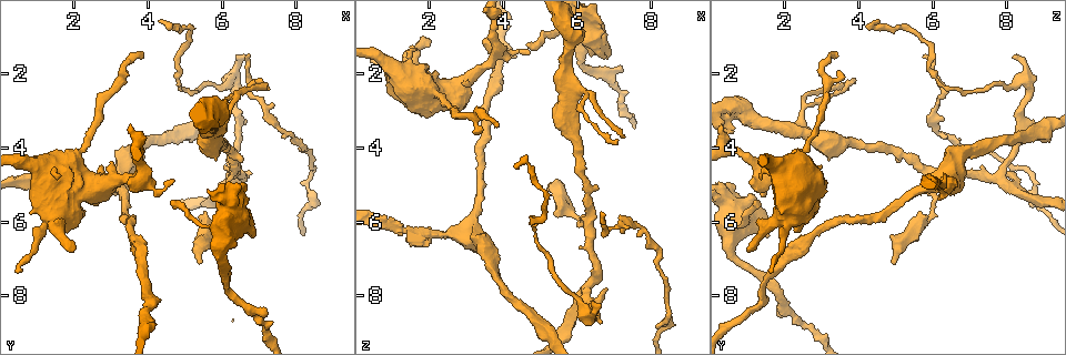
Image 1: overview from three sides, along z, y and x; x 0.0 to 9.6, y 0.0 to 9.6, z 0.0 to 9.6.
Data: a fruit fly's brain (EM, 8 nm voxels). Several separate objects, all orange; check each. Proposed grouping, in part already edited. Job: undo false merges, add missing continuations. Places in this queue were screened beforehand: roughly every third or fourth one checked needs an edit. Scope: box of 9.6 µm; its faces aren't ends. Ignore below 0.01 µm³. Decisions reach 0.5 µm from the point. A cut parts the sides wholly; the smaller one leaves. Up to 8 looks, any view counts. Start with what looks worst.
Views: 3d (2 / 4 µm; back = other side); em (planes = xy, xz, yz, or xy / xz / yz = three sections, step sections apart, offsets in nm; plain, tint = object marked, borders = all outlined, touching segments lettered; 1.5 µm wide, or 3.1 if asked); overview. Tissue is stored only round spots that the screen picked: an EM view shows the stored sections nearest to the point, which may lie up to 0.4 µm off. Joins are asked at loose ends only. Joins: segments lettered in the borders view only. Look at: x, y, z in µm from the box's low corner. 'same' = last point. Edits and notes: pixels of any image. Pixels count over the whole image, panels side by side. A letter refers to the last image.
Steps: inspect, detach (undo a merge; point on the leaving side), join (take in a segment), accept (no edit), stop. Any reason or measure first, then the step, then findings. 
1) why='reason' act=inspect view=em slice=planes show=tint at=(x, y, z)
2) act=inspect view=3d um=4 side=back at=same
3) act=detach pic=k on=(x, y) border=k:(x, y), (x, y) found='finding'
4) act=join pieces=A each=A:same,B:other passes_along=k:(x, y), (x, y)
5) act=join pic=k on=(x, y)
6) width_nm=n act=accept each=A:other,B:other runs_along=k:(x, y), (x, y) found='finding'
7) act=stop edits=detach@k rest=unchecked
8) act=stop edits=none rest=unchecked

why='an open end' act=inspect view=3d um=2 at=(6.60, 1.55, 8.20)

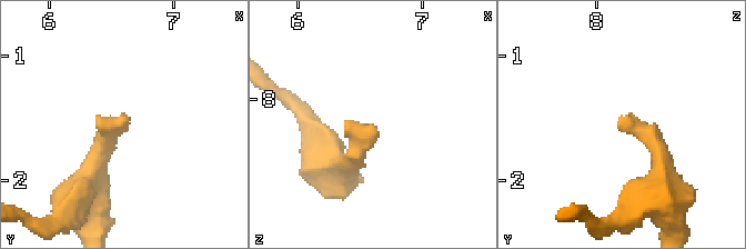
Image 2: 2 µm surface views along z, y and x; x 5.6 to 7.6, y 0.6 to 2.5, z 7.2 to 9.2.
act=inspect view=em slice=planes show=tint at=(6.60, 1.52, 8.20)

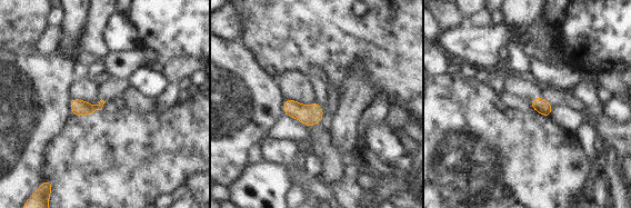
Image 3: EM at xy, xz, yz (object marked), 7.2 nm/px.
act=inspect view=em slice=planes show=borders at=same

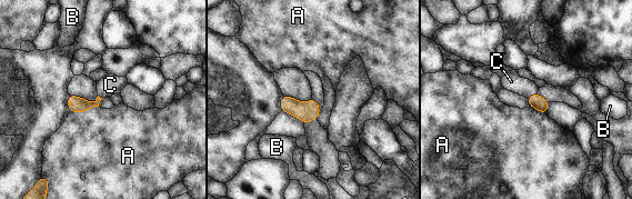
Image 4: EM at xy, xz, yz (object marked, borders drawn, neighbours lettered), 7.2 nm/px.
act=join pieces=C each=A:other,B:other,C:same passes_along=4:(537, 101), (531, 96), (511, 81) found='it goes on there'

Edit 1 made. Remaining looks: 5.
act=inspect view=em slice=planes show=borders at=(1.85, 6.75, 1.00)

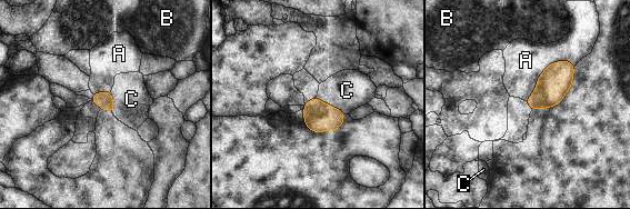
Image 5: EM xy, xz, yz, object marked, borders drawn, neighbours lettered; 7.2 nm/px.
act=join pieces=C each=A:other,B:other,C:same passes_along=5:(319, 117), (330, 106), (347, 90) found='it goes on there'

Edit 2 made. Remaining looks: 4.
act=inspect view=em slice=planes show=plain at=(4.70, 4.90, 1.45)

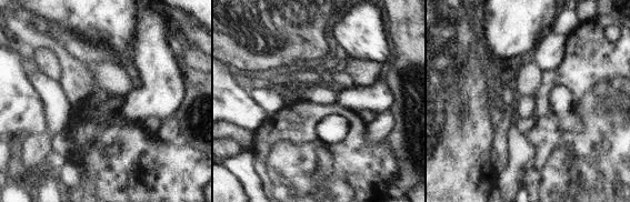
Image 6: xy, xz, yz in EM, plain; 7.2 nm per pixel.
why='what lies round it' act=inspect view=em slice=planes show=borders at=same

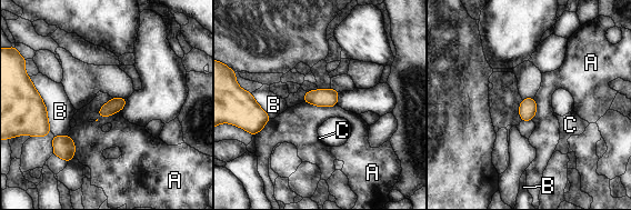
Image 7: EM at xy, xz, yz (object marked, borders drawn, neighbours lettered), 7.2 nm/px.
act=accept each=A:other,B:other,C:other found='no lettered segment goes on from it'

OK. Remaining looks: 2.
act=stop edits=join@4,join@5 rest=unchecked

